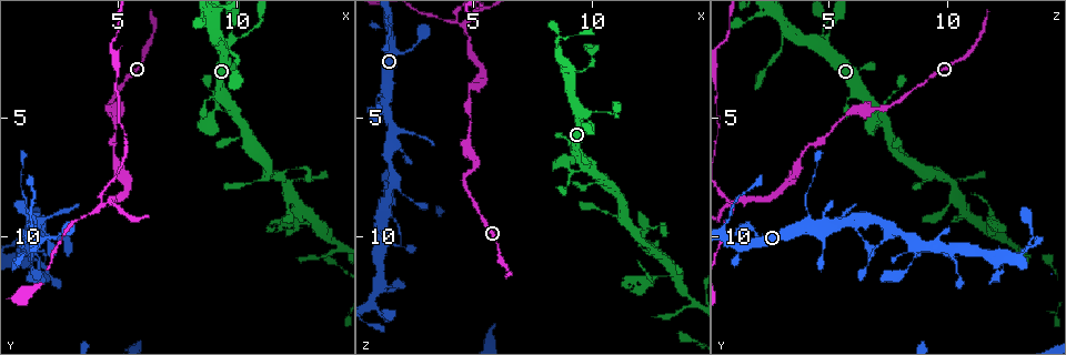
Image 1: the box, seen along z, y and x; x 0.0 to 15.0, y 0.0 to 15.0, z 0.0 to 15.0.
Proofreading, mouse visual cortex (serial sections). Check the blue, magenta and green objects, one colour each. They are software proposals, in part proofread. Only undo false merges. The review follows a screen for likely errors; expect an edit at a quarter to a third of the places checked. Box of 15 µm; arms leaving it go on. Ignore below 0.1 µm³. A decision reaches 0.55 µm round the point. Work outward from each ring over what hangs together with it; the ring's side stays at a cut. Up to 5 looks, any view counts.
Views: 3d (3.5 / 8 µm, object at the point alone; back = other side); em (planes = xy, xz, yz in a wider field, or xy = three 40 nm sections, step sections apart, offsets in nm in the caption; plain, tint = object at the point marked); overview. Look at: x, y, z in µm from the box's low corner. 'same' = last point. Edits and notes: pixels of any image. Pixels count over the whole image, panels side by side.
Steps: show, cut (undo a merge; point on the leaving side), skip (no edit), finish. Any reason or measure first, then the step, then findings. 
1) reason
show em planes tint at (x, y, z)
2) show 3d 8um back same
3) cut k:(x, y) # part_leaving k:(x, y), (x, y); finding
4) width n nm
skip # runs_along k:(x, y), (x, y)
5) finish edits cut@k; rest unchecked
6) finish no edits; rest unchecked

small branch off a trunk
show 3d 3.5um at (12.4, 8.0, 10.3)

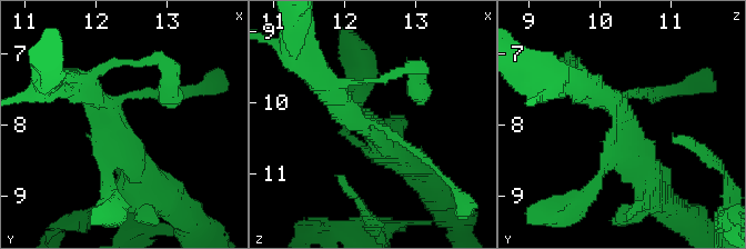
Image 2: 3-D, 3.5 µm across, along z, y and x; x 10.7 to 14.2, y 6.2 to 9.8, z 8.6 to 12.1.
shape alone is not enough
show em xy step 3 plain at (12.35, 8.05, 10.35)

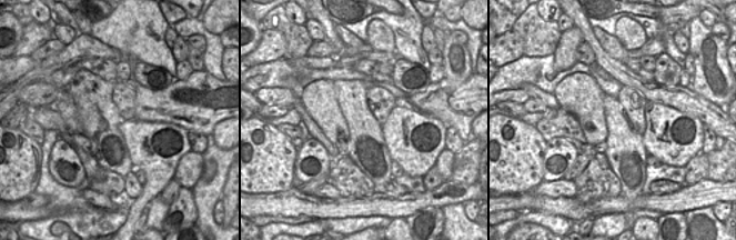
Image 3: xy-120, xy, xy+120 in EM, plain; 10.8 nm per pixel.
show em xy step 3 tint same

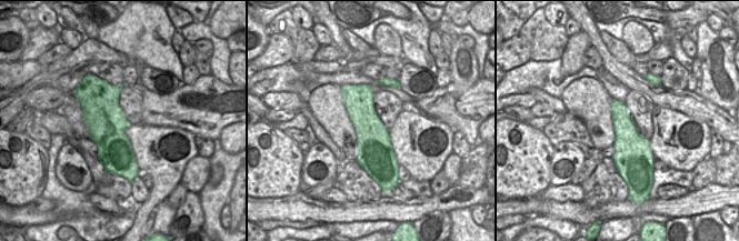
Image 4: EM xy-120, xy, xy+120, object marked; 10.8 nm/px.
skip # runs_along 4:(343, 87), (359, 102), (378, 172); one cell here

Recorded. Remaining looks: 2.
a narrow waist
show 3d 8um at (13.5, 9.7, 11.6)

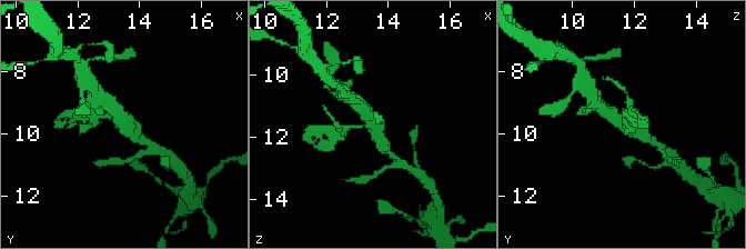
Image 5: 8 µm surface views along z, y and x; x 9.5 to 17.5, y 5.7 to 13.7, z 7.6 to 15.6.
show em xy step 5 tint at (13.4, 9.6, 11.6)

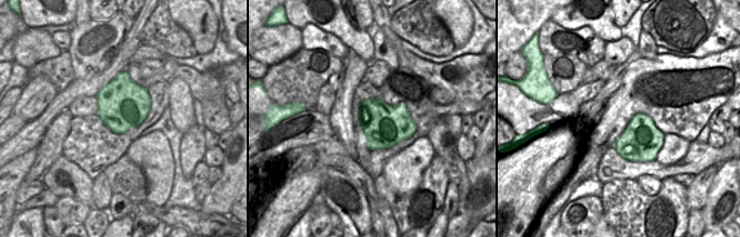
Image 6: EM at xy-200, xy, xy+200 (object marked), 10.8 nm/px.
cut 5:(94, 120) # part_leaving 5:(362, 126), (321, 130); a second cell is stuck on

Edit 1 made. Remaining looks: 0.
finish edits cut@5; rest unchecked

